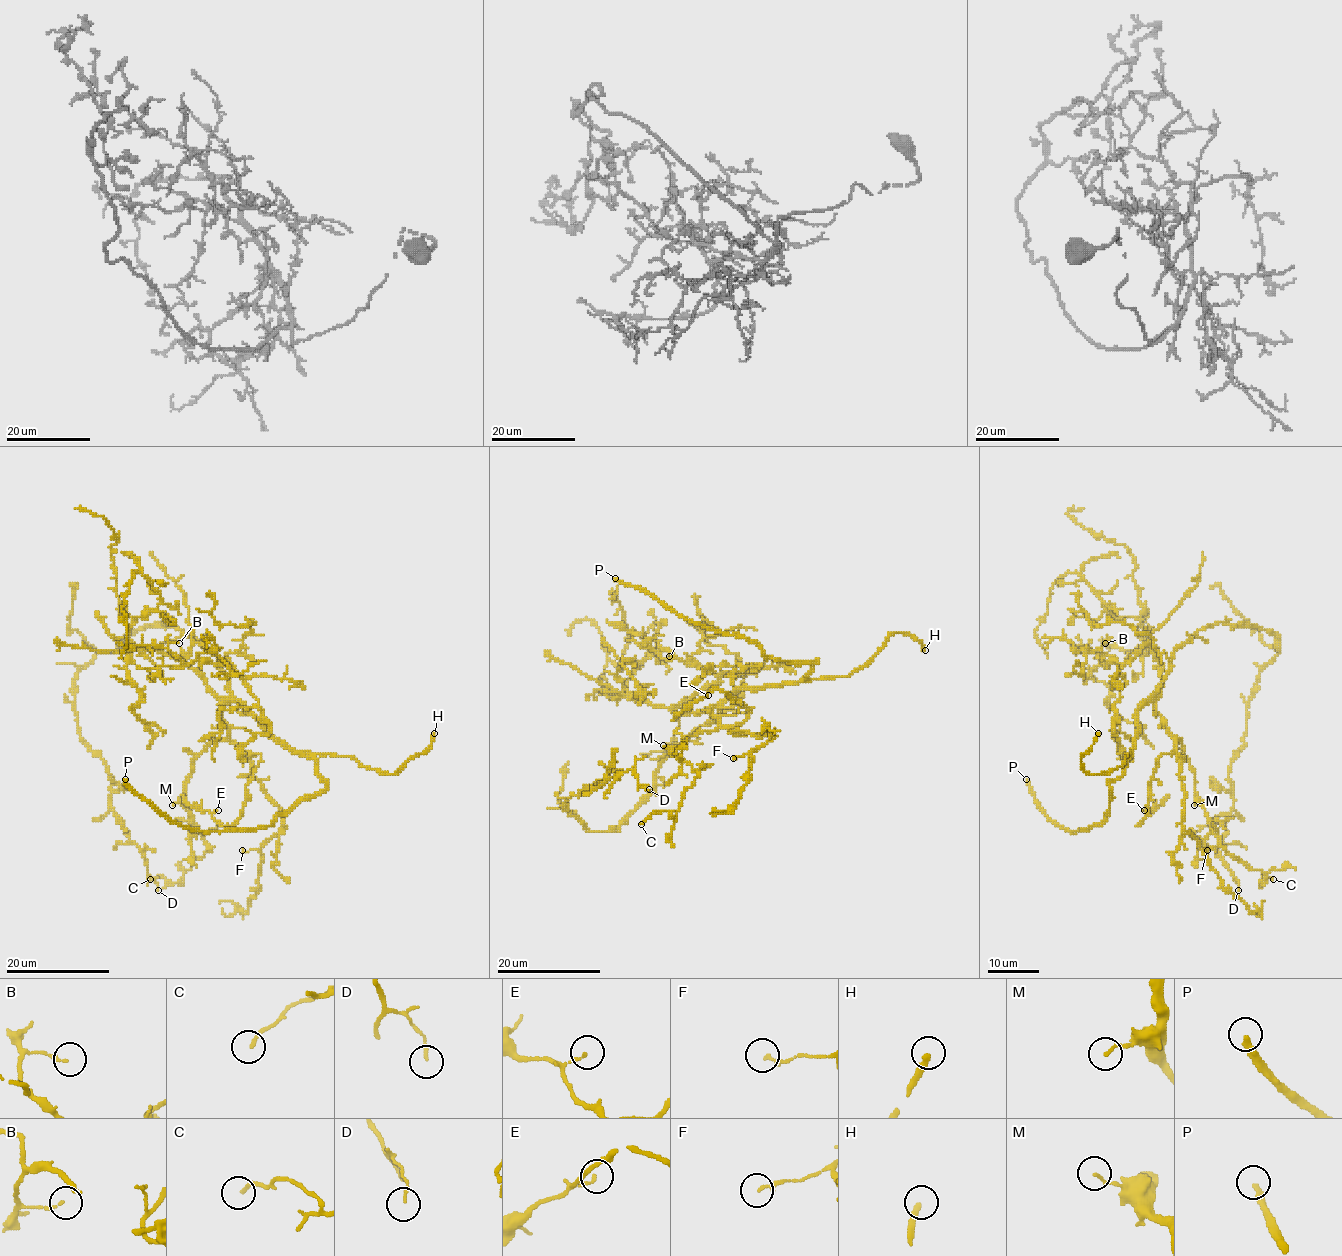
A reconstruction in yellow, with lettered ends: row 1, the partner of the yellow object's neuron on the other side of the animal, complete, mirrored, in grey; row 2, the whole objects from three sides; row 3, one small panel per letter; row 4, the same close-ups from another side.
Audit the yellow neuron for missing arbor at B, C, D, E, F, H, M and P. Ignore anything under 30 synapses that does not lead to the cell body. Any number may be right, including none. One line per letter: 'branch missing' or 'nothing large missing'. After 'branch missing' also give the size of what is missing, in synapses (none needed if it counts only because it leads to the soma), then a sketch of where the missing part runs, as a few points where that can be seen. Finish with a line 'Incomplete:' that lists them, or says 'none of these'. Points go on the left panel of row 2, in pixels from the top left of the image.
B: nothing large missing
C: nothing large missing
D: nothing large missing
E: nothing large missing
F: nothing large missing
H: nothing large missing
M: nothing large missing
P: branch missing | 300 syn
Incomplete: P

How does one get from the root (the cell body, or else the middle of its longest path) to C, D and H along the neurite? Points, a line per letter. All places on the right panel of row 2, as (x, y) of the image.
C: (1178, 647), (1153, 696), (1155, 712), (1180, 740), (1218, 843), (1262, 872), (1258, 883), (1273, 879)
D: (1178, 647), (1218, 622), (1278, 637), (1229, 768), (1233, 808), (1218, 852), (1238, 890)
H: (1178, 647), (1159, 690), (1137, 710), (1136, 744), (1125, 761), (1114, 770), (1088, 774), (1082, 757), (1098, 733)

